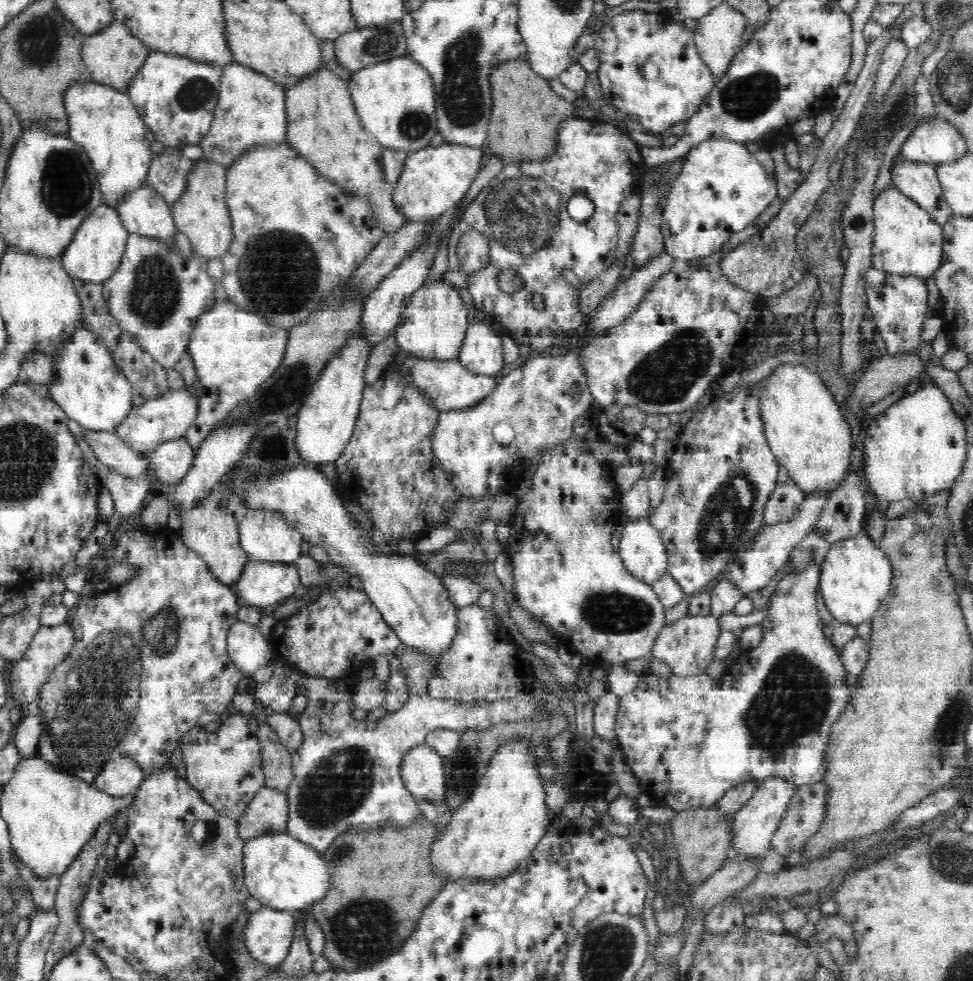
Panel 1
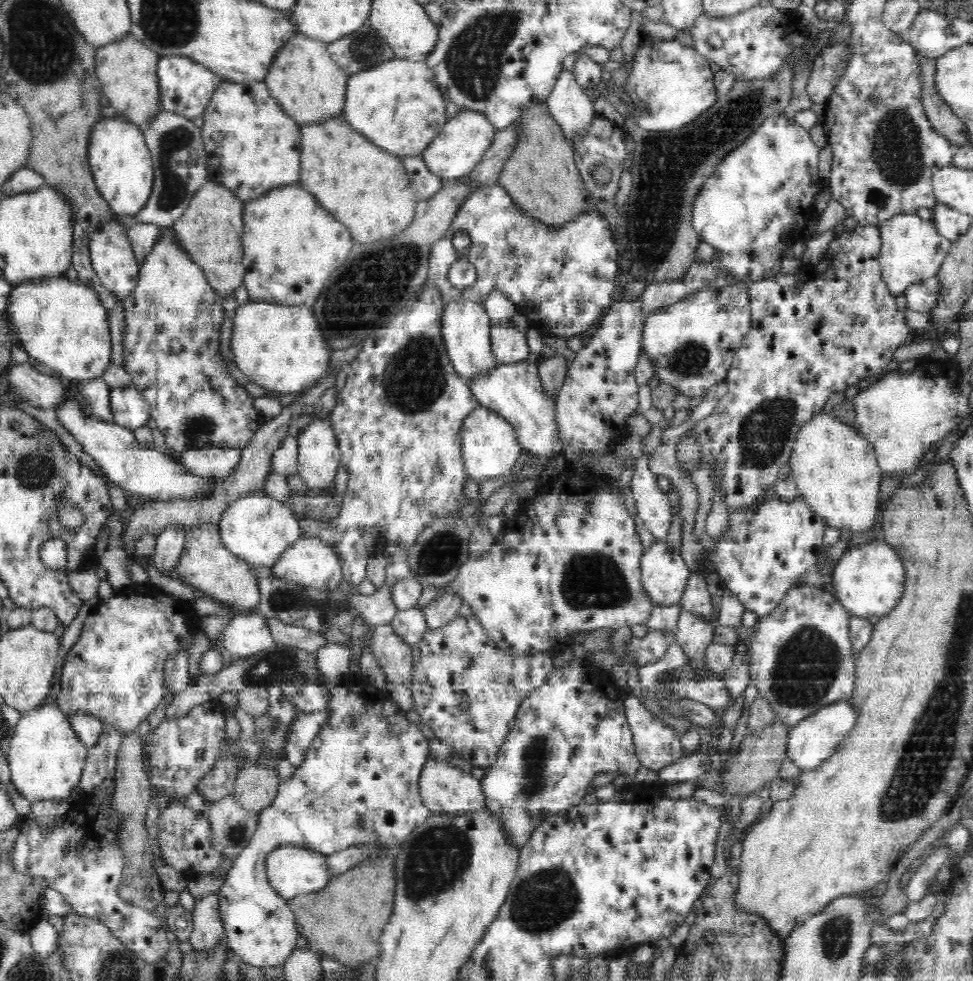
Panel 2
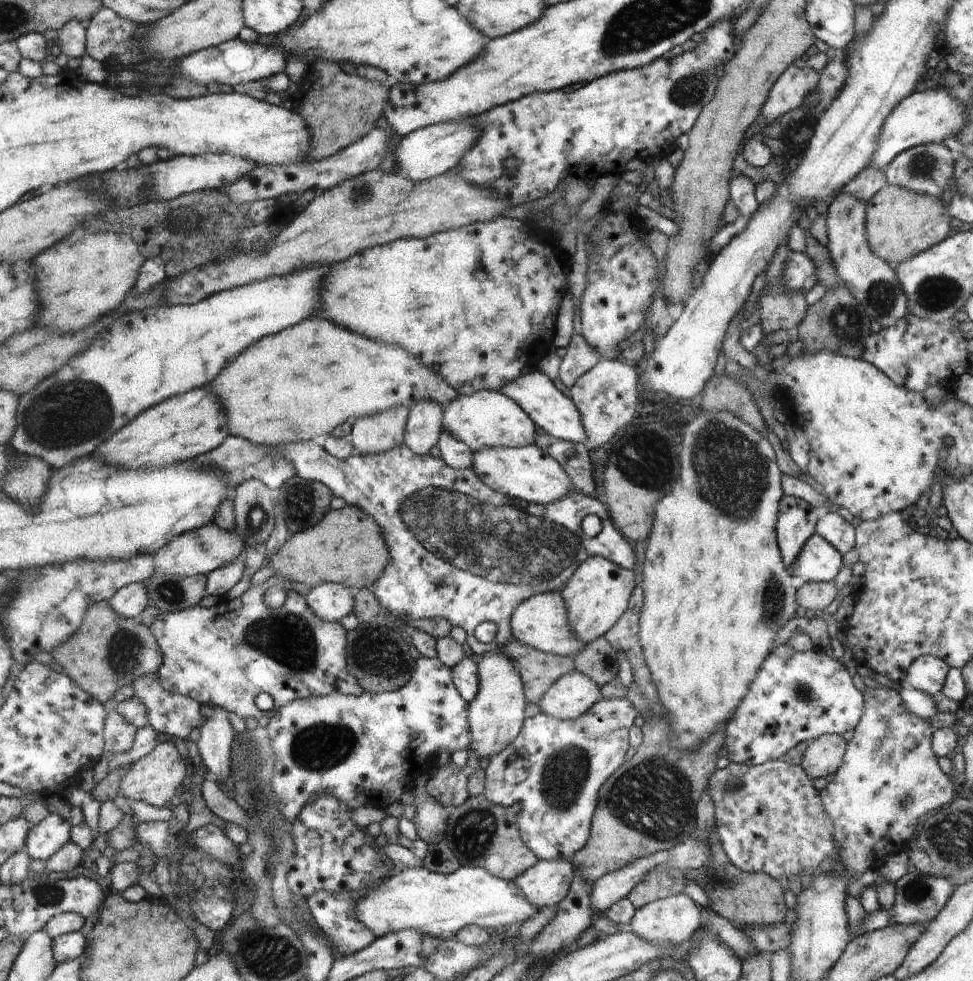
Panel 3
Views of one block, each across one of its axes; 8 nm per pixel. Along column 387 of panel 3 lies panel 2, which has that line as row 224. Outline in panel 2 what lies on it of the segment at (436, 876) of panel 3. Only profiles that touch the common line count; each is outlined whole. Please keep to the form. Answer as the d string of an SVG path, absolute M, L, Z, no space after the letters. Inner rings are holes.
M916 213L892 216L878 224L881 230L881 247L878 261L882 281L894 296L904 295L907 288L938 275L944 260L949 256L953 242L943 238L931 219L922 219Z

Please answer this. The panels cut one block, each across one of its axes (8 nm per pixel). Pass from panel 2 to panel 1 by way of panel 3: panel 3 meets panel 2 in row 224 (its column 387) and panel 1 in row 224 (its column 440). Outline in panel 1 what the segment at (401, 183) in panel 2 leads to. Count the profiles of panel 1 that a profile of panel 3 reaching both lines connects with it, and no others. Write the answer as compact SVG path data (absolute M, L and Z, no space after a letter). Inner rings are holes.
M325 66L312 75L300 79L298 84L285 88L285 107L287 112L288 144L308 160L308 163L318 171L318 174L338 184L348 194L355 198L371 201L372 220L380 225L385 233L401 230L407 220L394 203L394 184L388 184L383 173L383 146L362 126L360 117L356 114L354 103L350 98L347 81L336 76Z

